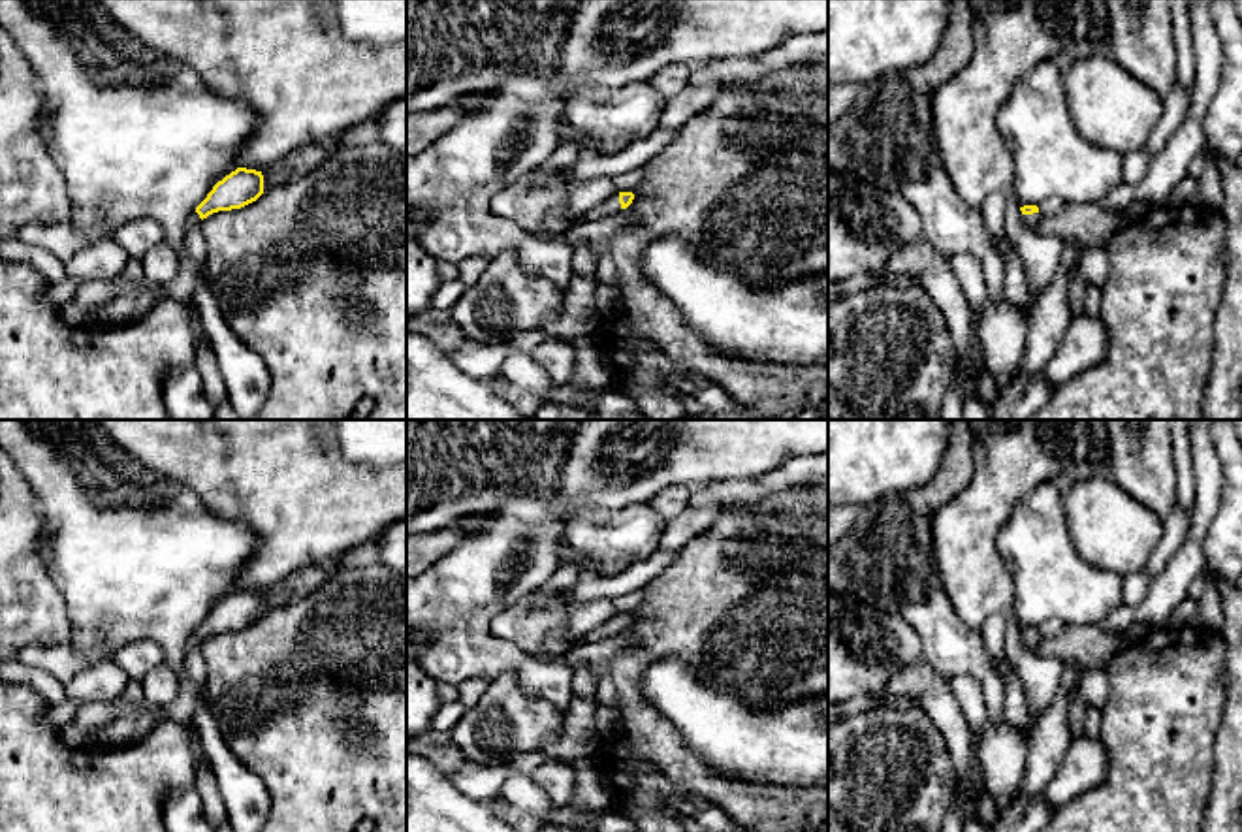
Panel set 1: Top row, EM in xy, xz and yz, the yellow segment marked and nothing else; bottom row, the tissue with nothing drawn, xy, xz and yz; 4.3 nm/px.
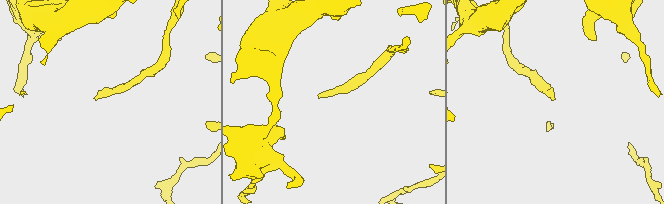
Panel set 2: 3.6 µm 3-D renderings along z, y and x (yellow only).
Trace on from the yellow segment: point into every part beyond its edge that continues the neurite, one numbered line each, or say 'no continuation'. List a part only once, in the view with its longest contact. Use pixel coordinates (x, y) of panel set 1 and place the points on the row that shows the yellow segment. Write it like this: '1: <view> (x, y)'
1: xz (612, 206)

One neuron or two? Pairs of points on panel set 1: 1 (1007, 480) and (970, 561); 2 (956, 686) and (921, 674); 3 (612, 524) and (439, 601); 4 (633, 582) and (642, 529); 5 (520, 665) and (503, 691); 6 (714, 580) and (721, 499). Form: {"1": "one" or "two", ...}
{"1": "one", "2": "two", "3": "two", "4": "two", "5": "two", "6": "two"}

